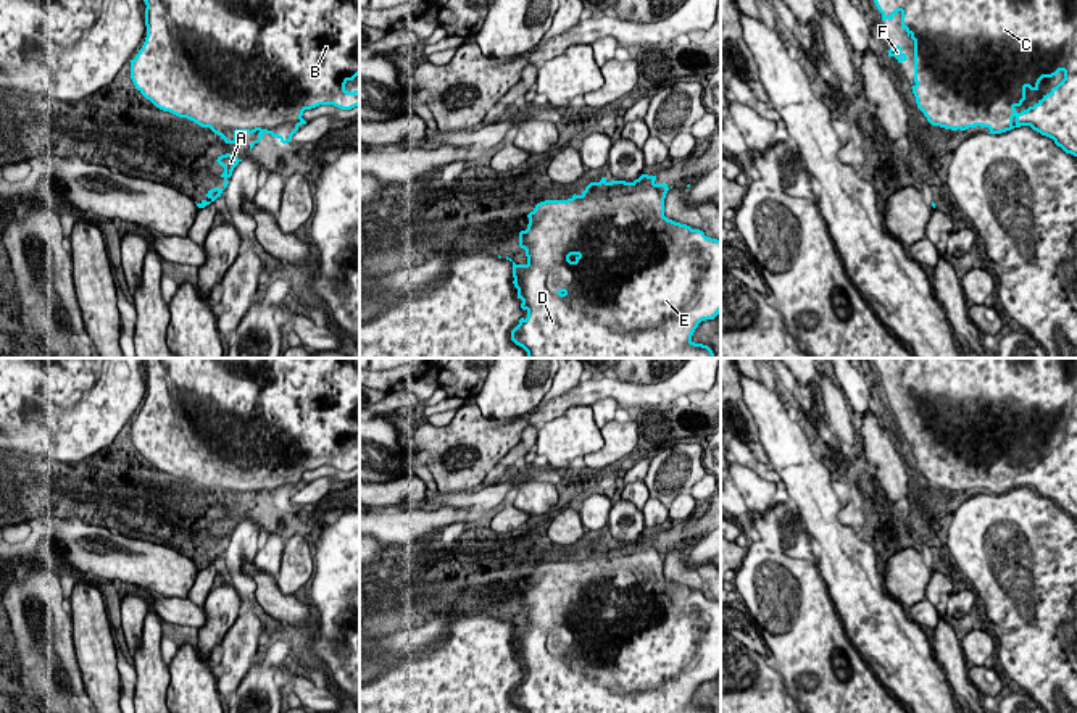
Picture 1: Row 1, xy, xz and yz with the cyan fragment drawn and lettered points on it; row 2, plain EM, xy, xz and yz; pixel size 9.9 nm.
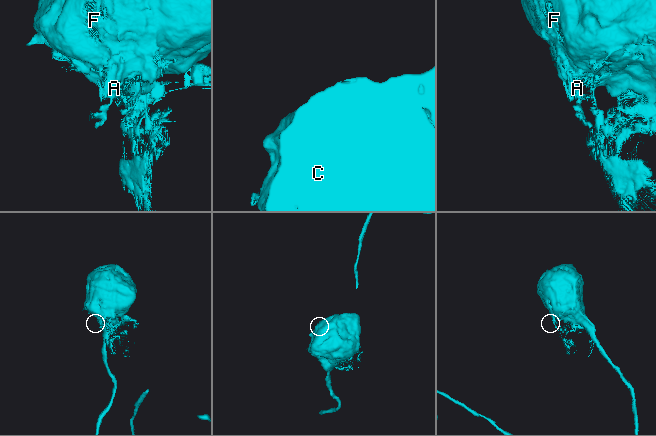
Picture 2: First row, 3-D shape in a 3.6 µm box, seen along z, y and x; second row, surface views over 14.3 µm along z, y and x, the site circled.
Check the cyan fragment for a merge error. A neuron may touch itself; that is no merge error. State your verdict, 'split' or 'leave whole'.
split

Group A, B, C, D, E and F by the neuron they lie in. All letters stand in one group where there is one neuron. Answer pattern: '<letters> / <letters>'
A F / B C D E

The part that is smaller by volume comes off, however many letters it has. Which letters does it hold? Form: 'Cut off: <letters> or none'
Cut off: A, F

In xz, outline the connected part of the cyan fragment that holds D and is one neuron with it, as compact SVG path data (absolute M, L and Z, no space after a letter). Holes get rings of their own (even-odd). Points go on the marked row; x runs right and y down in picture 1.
M653 186L622 195L585 197L563 206L555 206L551 200L545 200L537 203L527 218L527 229L519 232L519 247L526 250L527 263L516 265L506 256L513 263L513 284L518 289L518 298L522 300L521 308L527 311L527 318L521 318L511 331L511 340L527 352L527 358L714 358L713 350L708 345L695 344L692 336L701 321L714 319L721 313L721 240L706 237L700 229L667 219L664 202ZM558 247L569 256L576 256L574 261L568 263L572 271L571 284L561 279L555 266Z

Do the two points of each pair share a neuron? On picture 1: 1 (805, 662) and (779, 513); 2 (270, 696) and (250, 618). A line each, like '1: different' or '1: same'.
1: same
2: different

